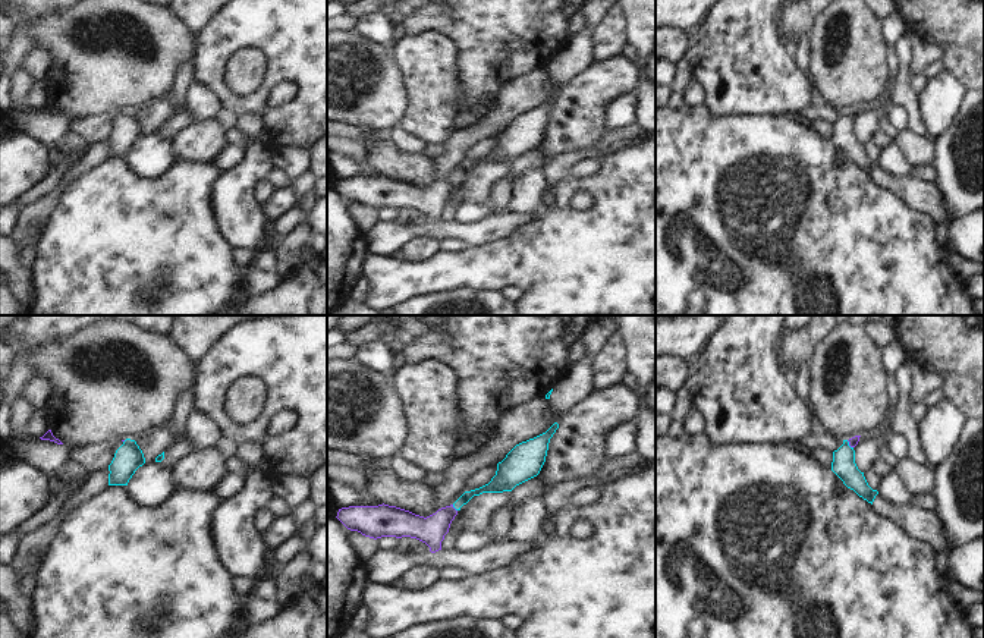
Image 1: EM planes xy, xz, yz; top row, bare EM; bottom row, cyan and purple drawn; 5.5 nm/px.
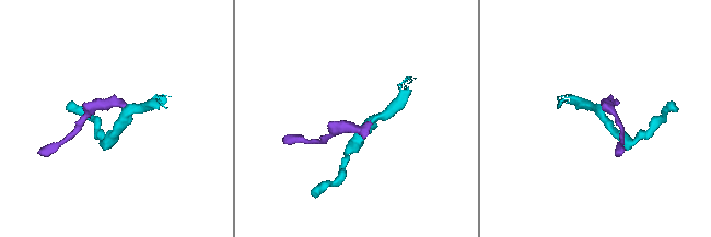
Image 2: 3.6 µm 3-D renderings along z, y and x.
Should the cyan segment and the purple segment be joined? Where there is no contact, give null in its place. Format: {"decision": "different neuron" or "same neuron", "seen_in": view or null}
{"decision": "same neuron", "seen_in": "xz"}

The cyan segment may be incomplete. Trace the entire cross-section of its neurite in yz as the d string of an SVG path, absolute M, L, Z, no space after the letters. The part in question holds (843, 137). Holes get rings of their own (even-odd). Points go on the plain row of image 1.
M855 107L849 111L843 111L843 116L833 123L831 142L843 153L843 155L853 161L859 169L873 176L877 161L873 161L864 144L861 144L855 135L855 122L861 107Z

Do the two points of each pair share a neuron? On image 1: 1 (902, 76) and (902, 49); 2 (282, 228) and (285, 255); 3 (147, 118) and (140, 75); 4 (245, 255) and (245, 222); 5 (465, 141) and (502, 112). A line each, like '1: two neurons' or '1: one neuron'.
1: one neuron
2: two neurons
3: two neurons
4: two neurons
5: one neuron

